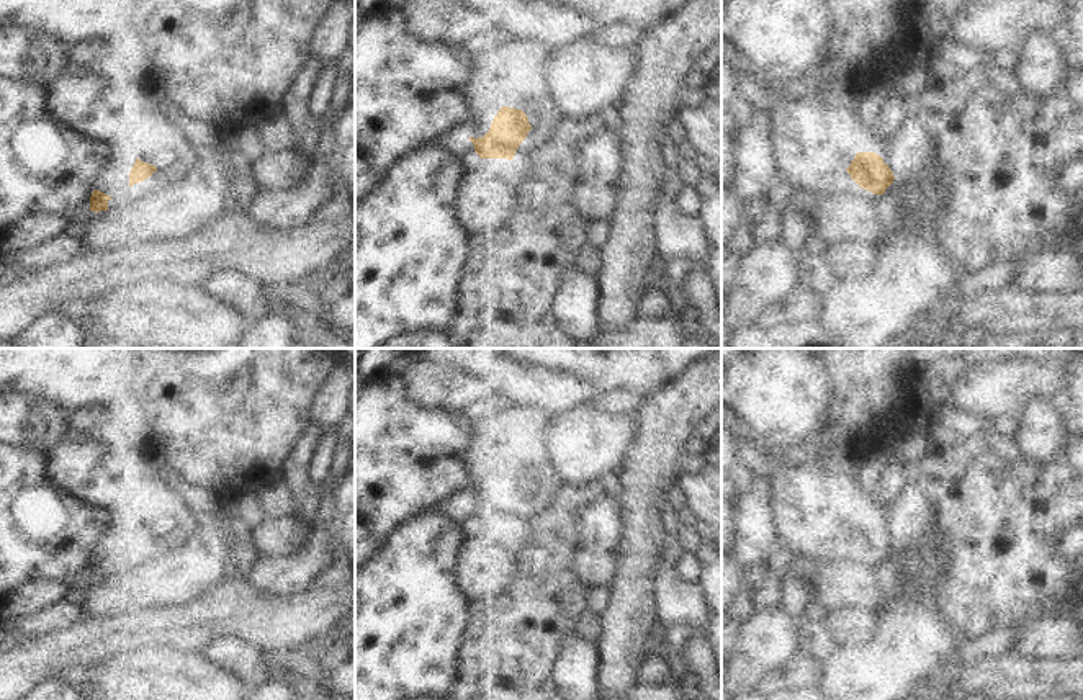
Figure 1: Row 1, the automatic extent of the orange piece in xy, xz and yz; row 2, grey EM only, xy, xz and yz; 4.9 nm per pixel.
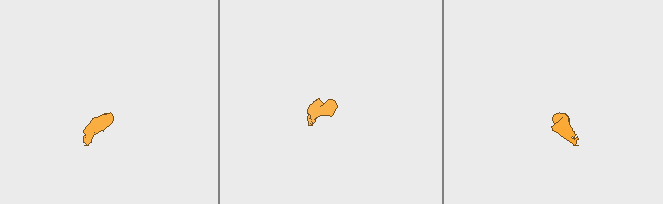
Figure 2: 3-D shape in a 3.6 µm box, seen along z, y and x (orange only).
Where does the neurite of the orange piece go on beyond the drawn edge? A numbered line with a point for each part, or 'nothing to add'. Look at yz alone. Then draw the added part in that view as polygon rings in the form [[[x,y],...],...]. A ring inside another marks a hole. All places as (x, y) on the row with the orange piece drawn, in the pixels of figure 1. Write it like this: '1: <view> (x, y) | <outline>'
1: yz (810, 143) | [[[834,93],[811,95],[802,105],[782,98],[761,106],[771,159],[789,188],[828,182],[851,165],[859,150],[849,131],[849,108]]]

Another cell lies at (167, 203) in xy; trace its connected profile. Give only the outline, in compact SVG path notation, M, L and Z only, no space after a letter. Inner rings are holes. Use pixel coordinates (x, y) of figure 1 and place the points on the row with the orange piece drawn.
M224 137L218 147L183 160L177 172L157 170L144 182L134 183L131 206L126 190L118 211L88 211L79 236L83 252L106 252L111 244L121 240L198 234L214 224L231 208L229 198L234 195L231 183L237 178L234 165L239 157L237 139Z

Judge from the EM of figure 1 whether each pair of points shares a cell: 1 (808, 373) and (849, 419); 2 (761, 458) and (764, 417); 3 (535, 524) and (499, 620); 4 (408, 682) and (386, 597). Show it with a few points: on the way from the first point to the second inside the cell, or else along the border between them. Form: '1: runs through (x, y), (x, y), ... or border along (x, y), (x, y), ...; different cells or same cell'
1: border along (831, 406), (826, 416), (826, 427), (815, 442); different cells
2: border along (738, 429), (753, 429), (774, 445), (797, 450); different cells
3: runs through (535, 548), (535, 584), (524, 596); same cell
4: runs through (408, 661), (406, 638), (396, 625), (396, 619); same cell

